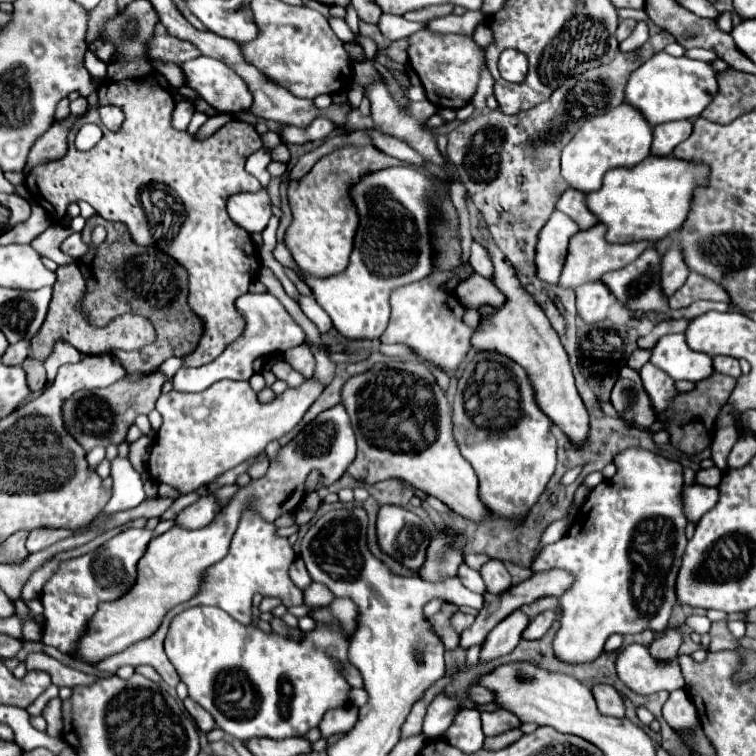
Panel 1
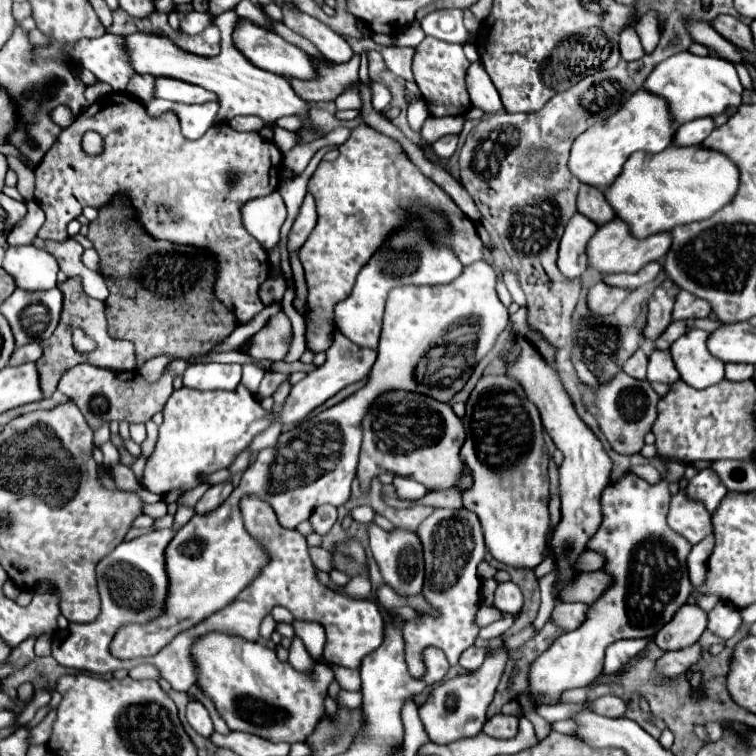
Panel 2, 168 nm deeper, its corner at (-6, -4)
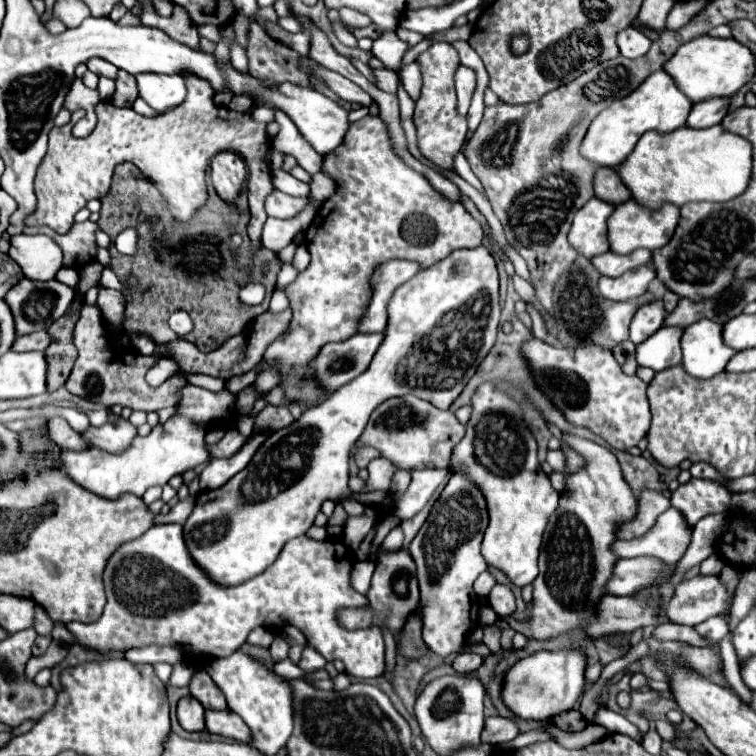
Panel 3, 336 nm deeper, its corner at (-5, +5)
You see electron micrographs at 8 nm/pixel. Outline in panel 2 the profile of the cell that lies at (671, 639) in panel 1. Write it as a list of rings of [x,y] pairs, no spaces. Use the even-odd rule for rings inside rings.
[[[686,603],[684,607],[680,607],[680,611],[676,611],[676,617],[672,617],[672,621],[668,621],[668,625],[664,625],[660,633],[654,635],[654,643],[664,651],[688,647],[700,639],[706,625],[708,625],[706,611],[700,609],[698,605]]]

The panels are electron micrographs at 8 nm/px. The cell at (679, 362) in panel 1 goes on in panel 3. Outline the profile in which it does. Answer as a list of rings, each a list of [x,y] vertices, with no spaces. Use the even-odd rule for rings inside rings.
[[[699,320],[683,330],[683,368],[693,378],[709,380],[725,370],[725,364],[735,354],[733,348],[725,346],[721,340],[721,324],[713,320]]]

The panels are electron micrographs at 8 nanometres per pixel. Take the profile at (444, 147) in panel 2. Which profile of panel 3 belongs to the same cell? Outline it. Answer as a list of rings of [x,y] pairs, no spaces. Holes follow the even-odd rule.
[[[461,152],[455,156],[453,164],[455,164],[455,172],[457,172],[463,180],[467,180],[471,186],[475,186],[477,190],[481,190],[481,192],[483,192],[483,188],[481,188],[479,180],[473,176],[473,172],[471,172],[471,168],[469,168],[469,164],[467,164],[467,160],[465,160],[465,156],[463,156]]]

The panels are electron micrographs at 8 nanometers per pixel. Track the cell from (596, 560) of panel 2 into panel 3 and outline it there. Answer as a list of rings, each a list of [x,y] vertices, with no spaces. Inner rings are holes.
[[[669,508],[657,518],[655,528],[651,528],[645,536],[635,540],[617,540],[611,544],[611,552],[619,558],[655,556],[667,564],[675,564],[687,550],[691,532],[693,526],[687,528],[687,524],[683,524],[683,516],[679,516],[675,508]]]

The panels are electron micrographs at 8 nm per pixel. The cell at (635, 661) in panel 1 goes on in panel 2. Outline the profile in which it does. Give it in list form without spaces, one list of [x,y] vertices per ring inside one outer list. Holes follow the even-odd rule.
[[[694,643],[690,647],[678,649],[678,651],[668,651],[662,659],[658,659],[656,667],[660,671],[660,675],[664,675],[666,679],[674,679],[680,673],[686,673],[694,663],[700,661],[702,657],[702,647],[700,643]]]

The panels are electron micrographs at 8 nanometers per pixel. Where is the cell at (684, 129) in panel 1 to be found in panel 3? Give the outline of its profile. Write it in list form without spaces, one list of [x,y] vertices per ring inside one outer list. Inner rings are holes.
[[[729,98],[727,100],[705,100],[703,104],[693,104],[689,118],[687,118],[687,126],[697,128],[697,130],[715,126],[727,114],[727,106],[729,106]]]

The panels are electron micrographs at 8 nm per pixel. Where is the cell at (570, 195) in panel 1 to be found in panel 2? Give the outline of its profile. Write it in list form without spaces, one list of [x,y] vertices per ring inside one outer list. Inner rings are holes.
[[[582,185],[578,193],[578,213],[596,221],[596,225],[604,225],[616,217],[614,209],[608,205],[604,193],[598,187]]]

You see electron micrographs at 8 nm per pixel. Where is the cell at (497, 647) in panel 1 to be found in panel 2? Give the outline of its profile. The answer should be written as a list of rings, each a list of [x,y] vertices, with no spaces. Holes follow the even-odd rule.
[[[502,647],[496,653],[492,653],[490,657],[486,657],[484,665],[480,669],[476,669],[474,673],[442,681],[436,689],[430,691],[430,695],[426,697],[422,707],[418,707],[418,715],[420,715],[420,721],[432,743],[448,745],[456,739],[476,737],[482,731],[482,725],[486,721],[486,709],[492,703],[496,685],[504,673],[506,659],[508,659],[508,655],[506,655],[506,649]]]

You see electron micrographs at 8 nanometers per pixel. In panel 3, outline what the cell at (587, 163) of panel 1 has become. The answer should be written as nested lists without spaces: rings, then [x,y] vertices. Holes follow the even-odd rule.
[[[663,70],[653,72],[643,84],[639,84],[639,88],[635,88],[635,92],[615,100],[609,108],[597,114],[583,138],[579,152],[597,166],[617,168],[631,154],[641,134],[649,130],[667,134],[685,126],[691,106],[693,104],[679,92],[679,88],[675,88],[675,84],[671,84],[671,78]]]

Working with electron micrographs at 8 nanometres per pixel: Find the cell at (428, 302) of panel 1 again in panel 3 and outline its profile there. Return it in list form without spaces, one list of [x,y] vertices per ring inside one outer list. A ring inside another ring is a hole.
[[[479,246],[479,248],[473,248],[473,250],[455,250],[451,256],[447,256],[445,260],[433,264],[431,268],[427,268],[425,272],[419,272],[415,278],[411,278],[409,282],[401,284],[389,304],[387,304],[387,328],[385,328],[385,338],[383,338],[383,344],[379,346],[379,352],[375,352],[373,360],[371,360],[371,366],[367,368],[367,372],[363,372],[363,376],[357,376],[351,384],[345,384],[341,386],[339,390],[331,392],[327,396],[327,400],[323,400],[321,404],[317,404],[315,408],[309,408],[301,414],[299,420],[295,420],[291,426],[287,428],[281,428],[281,430],[275,430],[271,432],[265,442],[259,446],[259,450],[255,452],[253,460],[247,464],[247,468],[243,468],[241,472],[237,472],[235,478],[231,478],[225,486],[217,488],[217,490],[205,490],[197,496],[195,500],[195,508],[191,512],[191,516],[187,518],[185,526],[183,526],[183,536],[185,536],[185,544],[187,544],[187,550],[191,552],[191,558],[195,560],[195,564],[199,564],[199,568],[203,568],[203,572],[207,572],[207,576],[211,576],[211,580],[215,580],[215,584],[219,586],[235,586],[235,584],[243,584],[245,580],[261,574],[267,566],[271,566],[275,562],[275,558],[279,556],[281,548],[285,546],[285,542],[289,542],[291,538],[297,538],[297,536],[303,536],[311,526],[313,526],[313,520],[315,516],[319,514],[321,510],[321,504],[323,500],[333,500],[333,502],[339,502],[341,498],[345,496],[351,496],[353,500],[357,502],[371,502],[371,504],[381,504],[381,506],[387,506],[391,502],[391,496],[387,492],[353,492],[347,482],[349,482],[349,458],[351,458],[351,450],[353,450],[353,444],[357,442],[357,438],[361,436],[361,432],[365,430],[367,426],[367,420],[371,416],[371,412],[387,398],[393,398],[393,396],[405,396],[405,394],[413,394],[417,398],[423,398],[423,400],[429,400],[431,404],[435,404],[437,408],[441,410],[447,410],[451,406],[451,402],[461,394],[461,390],[465,388],[465,384],[469,382],[469,378],[475,374],[477,366],[481,364],[481,360],[487,356],[487,352],[491,350],[491,346],[495,344],[495,338],[497,338],[497,330],[499,330],[499,324],[501,324],[501,304],[499,304],[499,274],[497,274],[497,266],[495,266],[495,258],[491,256],[491,252],[485,248],[485,246]],[[247,482],[247,494],[243,498],[243,484]]]

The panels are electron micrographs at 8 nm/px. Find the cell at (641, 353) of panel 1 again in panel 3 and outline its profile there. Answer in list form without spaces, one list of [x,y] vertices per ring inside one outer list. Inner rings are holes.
[[[631,340],[621,342],[615,350],[613,350],[617,362],[621,364],[625,374],[635,374],[637,372],[637,360],[635,360],[635,344]]]

